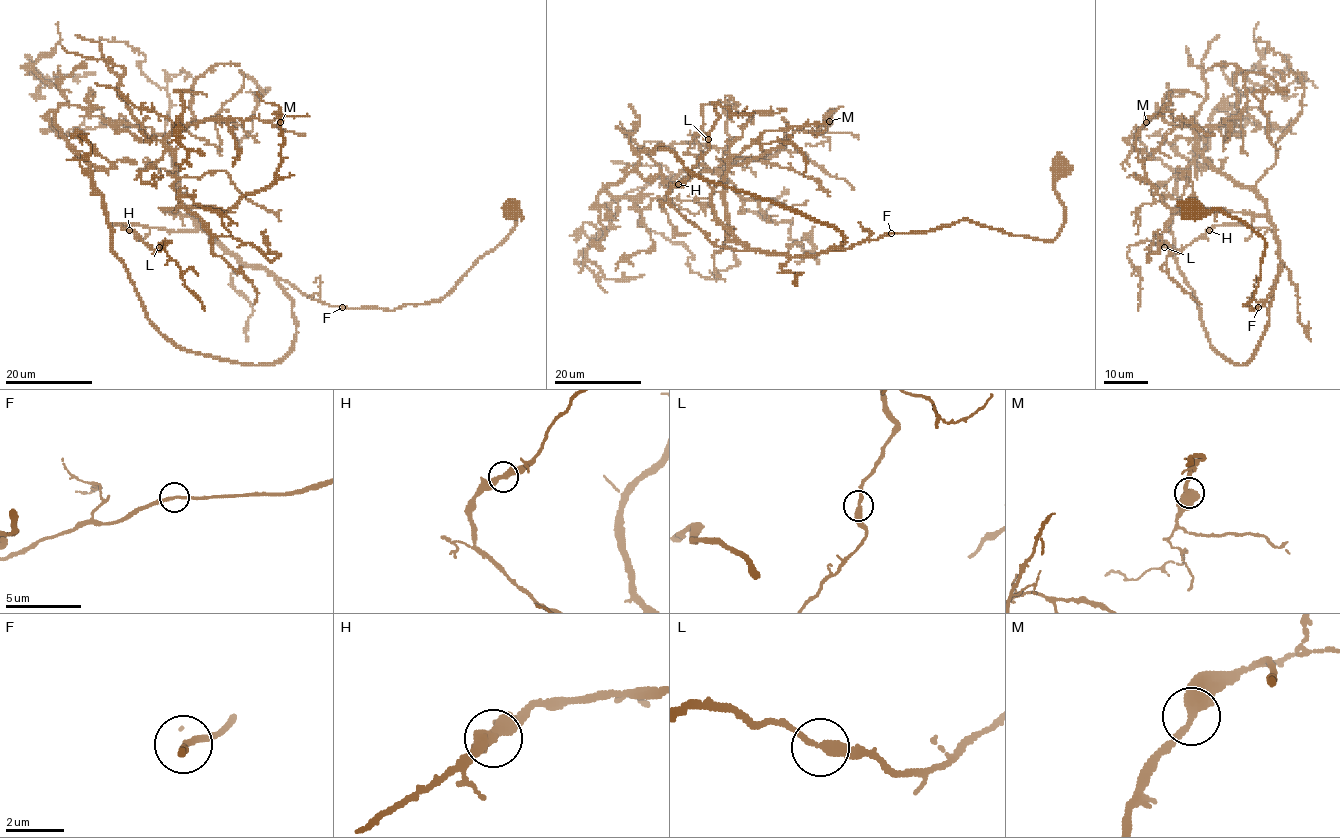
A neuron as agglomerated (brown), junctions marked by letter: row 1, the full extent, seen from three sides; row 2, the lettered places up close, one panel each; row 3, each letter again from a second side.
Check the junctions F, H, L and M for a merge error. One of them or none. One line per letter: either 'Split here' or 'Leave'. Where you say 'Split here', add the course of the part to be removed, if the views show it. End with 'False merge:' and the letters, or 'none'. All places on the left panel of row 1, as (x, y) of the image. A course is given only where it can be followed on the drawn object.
F: Leave
H: Leave
L: Leave
M: Leave
False merge: none

